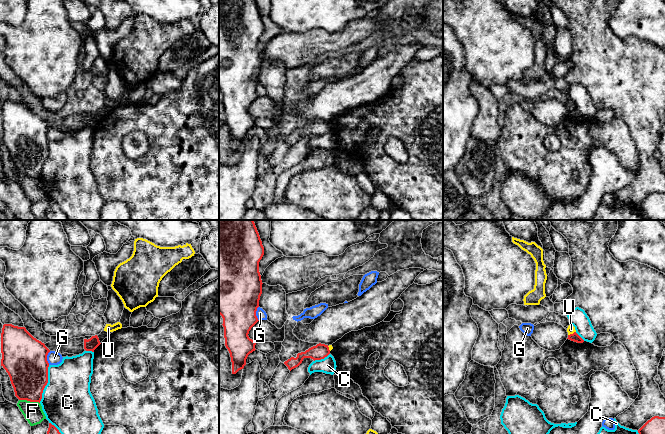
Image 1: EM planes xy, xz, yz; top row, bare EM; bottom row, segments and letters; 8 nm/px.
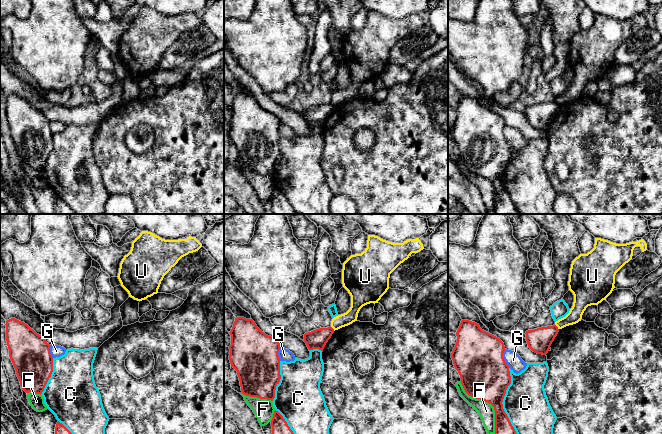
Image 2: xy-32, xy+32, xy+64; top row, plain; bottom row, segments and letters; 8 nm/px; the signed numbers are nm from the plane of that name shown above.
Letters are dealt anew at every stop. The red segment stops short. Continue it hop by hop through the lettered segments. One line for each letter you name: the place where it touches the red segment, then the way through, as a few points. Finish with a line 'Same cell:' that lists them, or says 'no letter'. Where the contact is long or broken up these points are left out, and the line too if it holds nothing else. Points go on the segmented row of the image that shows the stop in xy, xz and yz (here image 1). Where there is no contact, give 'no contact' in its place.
Same cell: no letter

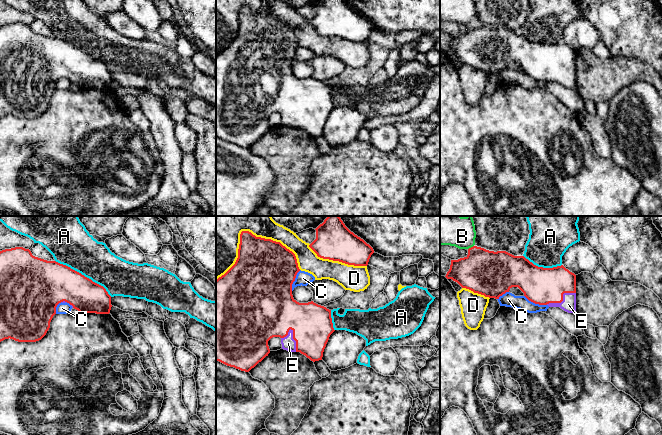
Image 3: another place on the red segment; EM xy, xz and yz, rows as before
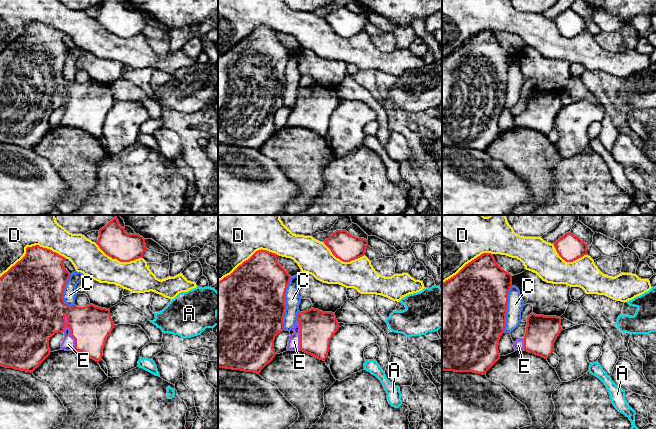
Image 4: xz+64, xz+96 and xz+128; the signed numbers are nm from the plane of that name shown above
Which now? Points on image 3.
E: xz (294, 339) | across xz (274, 315), (294, 333), (294, 339), (288, 343)
Same cell: E

